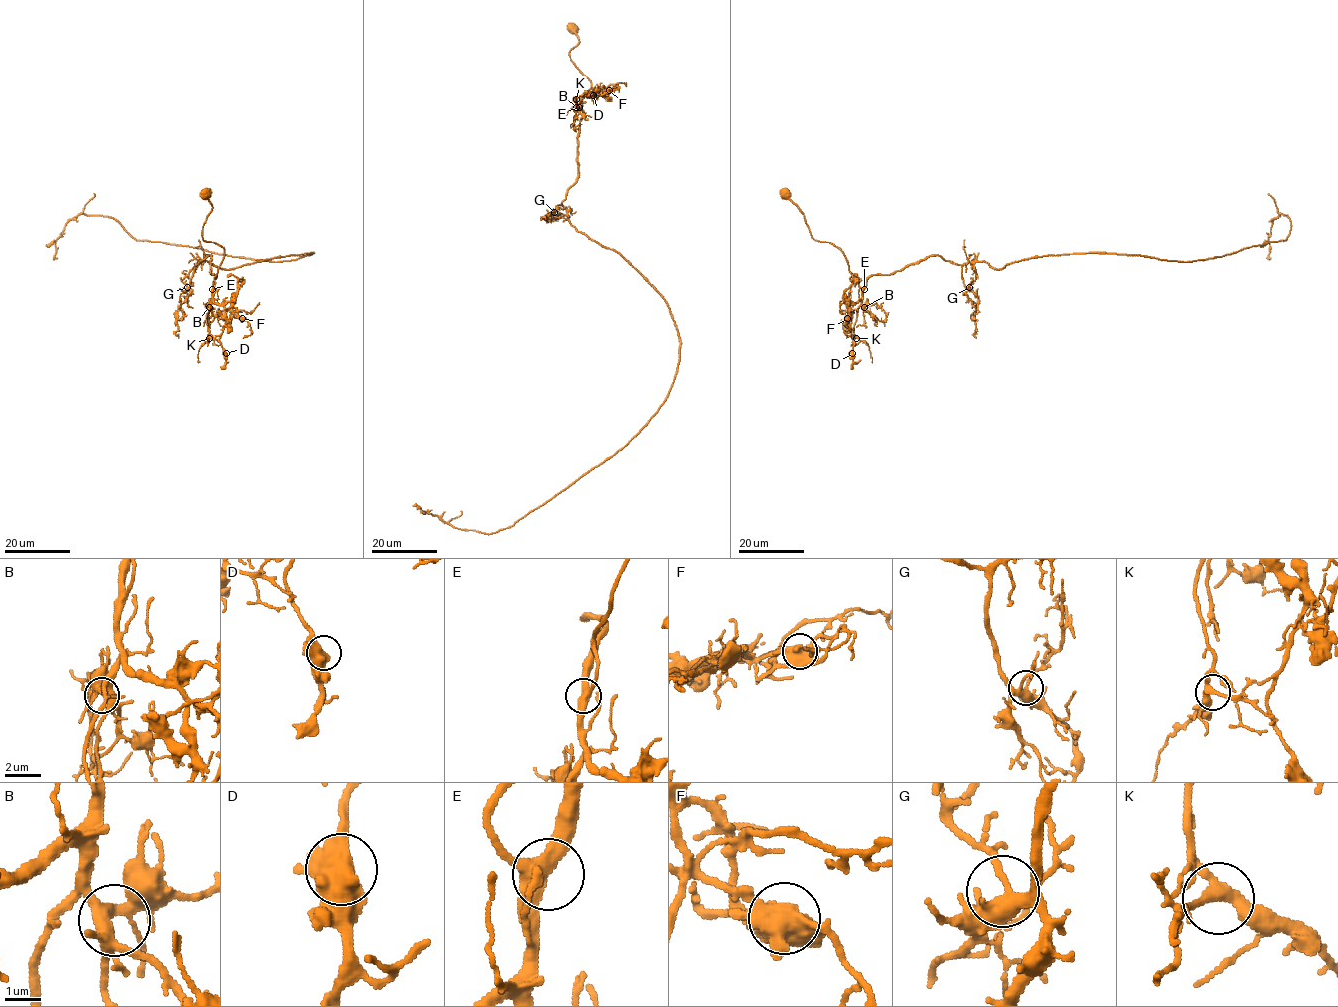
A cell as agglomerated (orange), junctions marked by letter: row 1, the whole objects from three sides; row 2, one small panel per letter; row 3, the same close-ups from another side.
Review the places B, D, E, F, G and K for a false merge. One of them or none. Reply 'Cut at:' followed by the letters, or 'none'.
Cut at: F

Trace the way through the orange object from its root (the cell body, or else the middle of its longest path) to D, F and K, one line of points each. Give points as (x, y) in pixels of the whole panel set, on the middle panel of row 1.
D: (573, 28), (579, 42), (569, 57), (590, 80), (591, 88), (579, 105), (573, 99), (593, 95)
F: (573, 28), (579, 42), (569, 57), (591, 82), (579, 105), (586, 94), (609, 90)
K: (573, 28), (579, 42), (569, 57), (591, 82), (579, 105), (573, 99), (576, 99)

